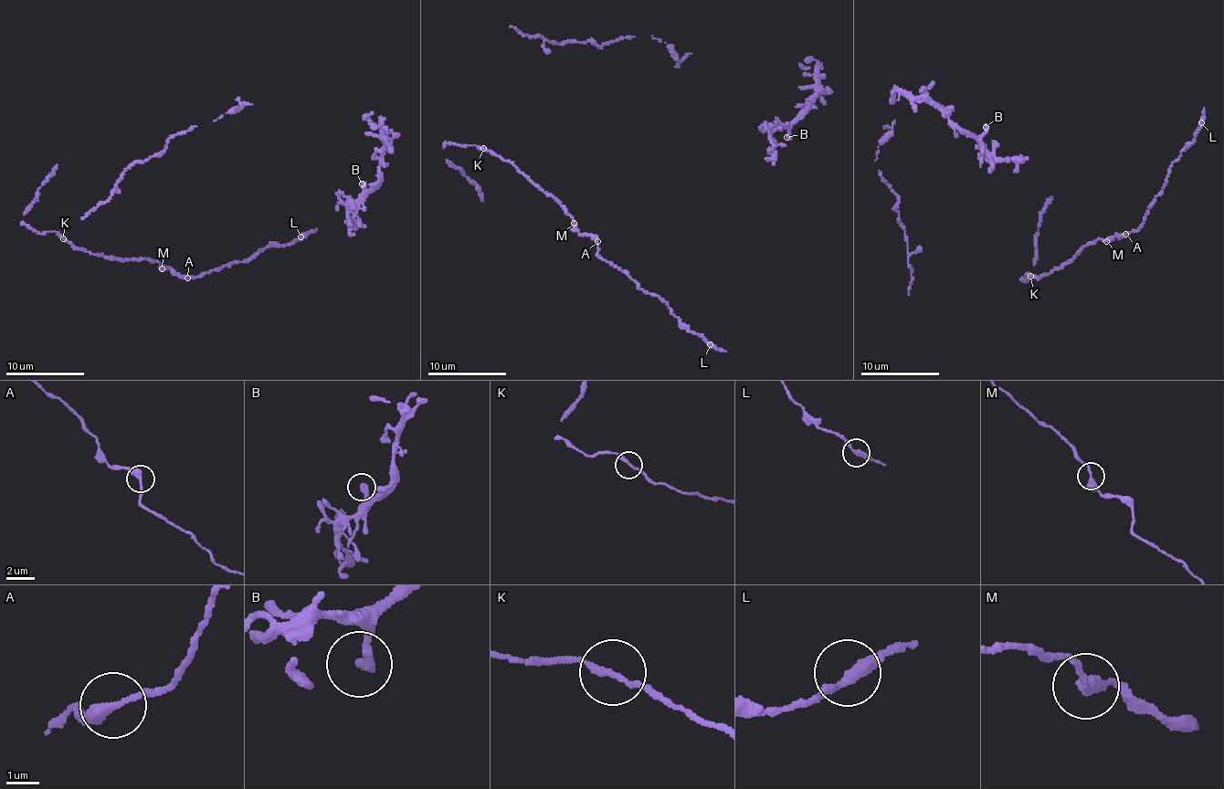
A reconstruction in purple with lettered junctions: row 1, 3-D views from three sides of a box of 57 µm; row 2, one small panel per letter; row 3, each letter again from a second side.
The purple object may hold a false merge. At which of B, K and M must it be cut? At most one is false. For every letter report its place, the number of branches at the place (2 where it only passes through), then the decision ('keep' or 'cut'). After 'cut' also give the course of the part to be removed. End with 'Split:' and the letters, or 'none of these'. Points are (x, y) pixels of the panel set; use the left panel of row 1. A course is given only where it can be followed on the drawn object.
B: at (362, 184); 1 branches meet; keep
K: at (63, 238); 2 branches meet; keep
M: at (162, 268); 2 branches meet; keep
Split: none of these

